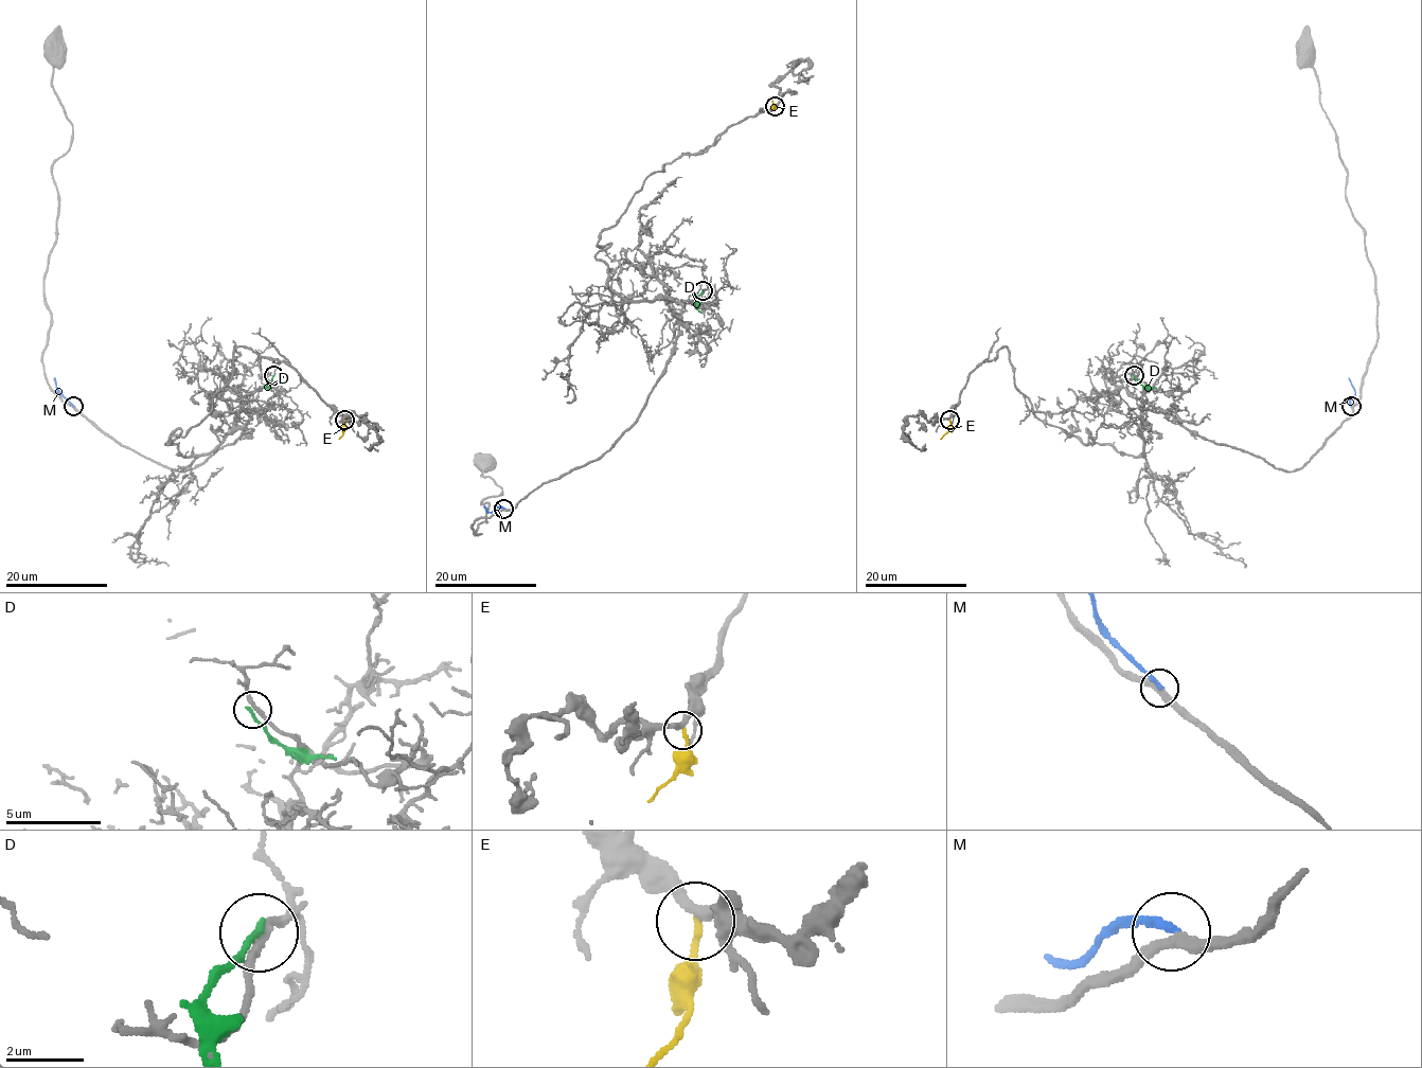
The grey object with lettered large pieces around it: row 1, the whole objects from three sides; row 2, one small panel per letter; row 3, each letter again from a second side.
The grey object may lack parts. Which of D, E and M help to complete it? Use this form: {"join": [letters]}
{"join": []}

